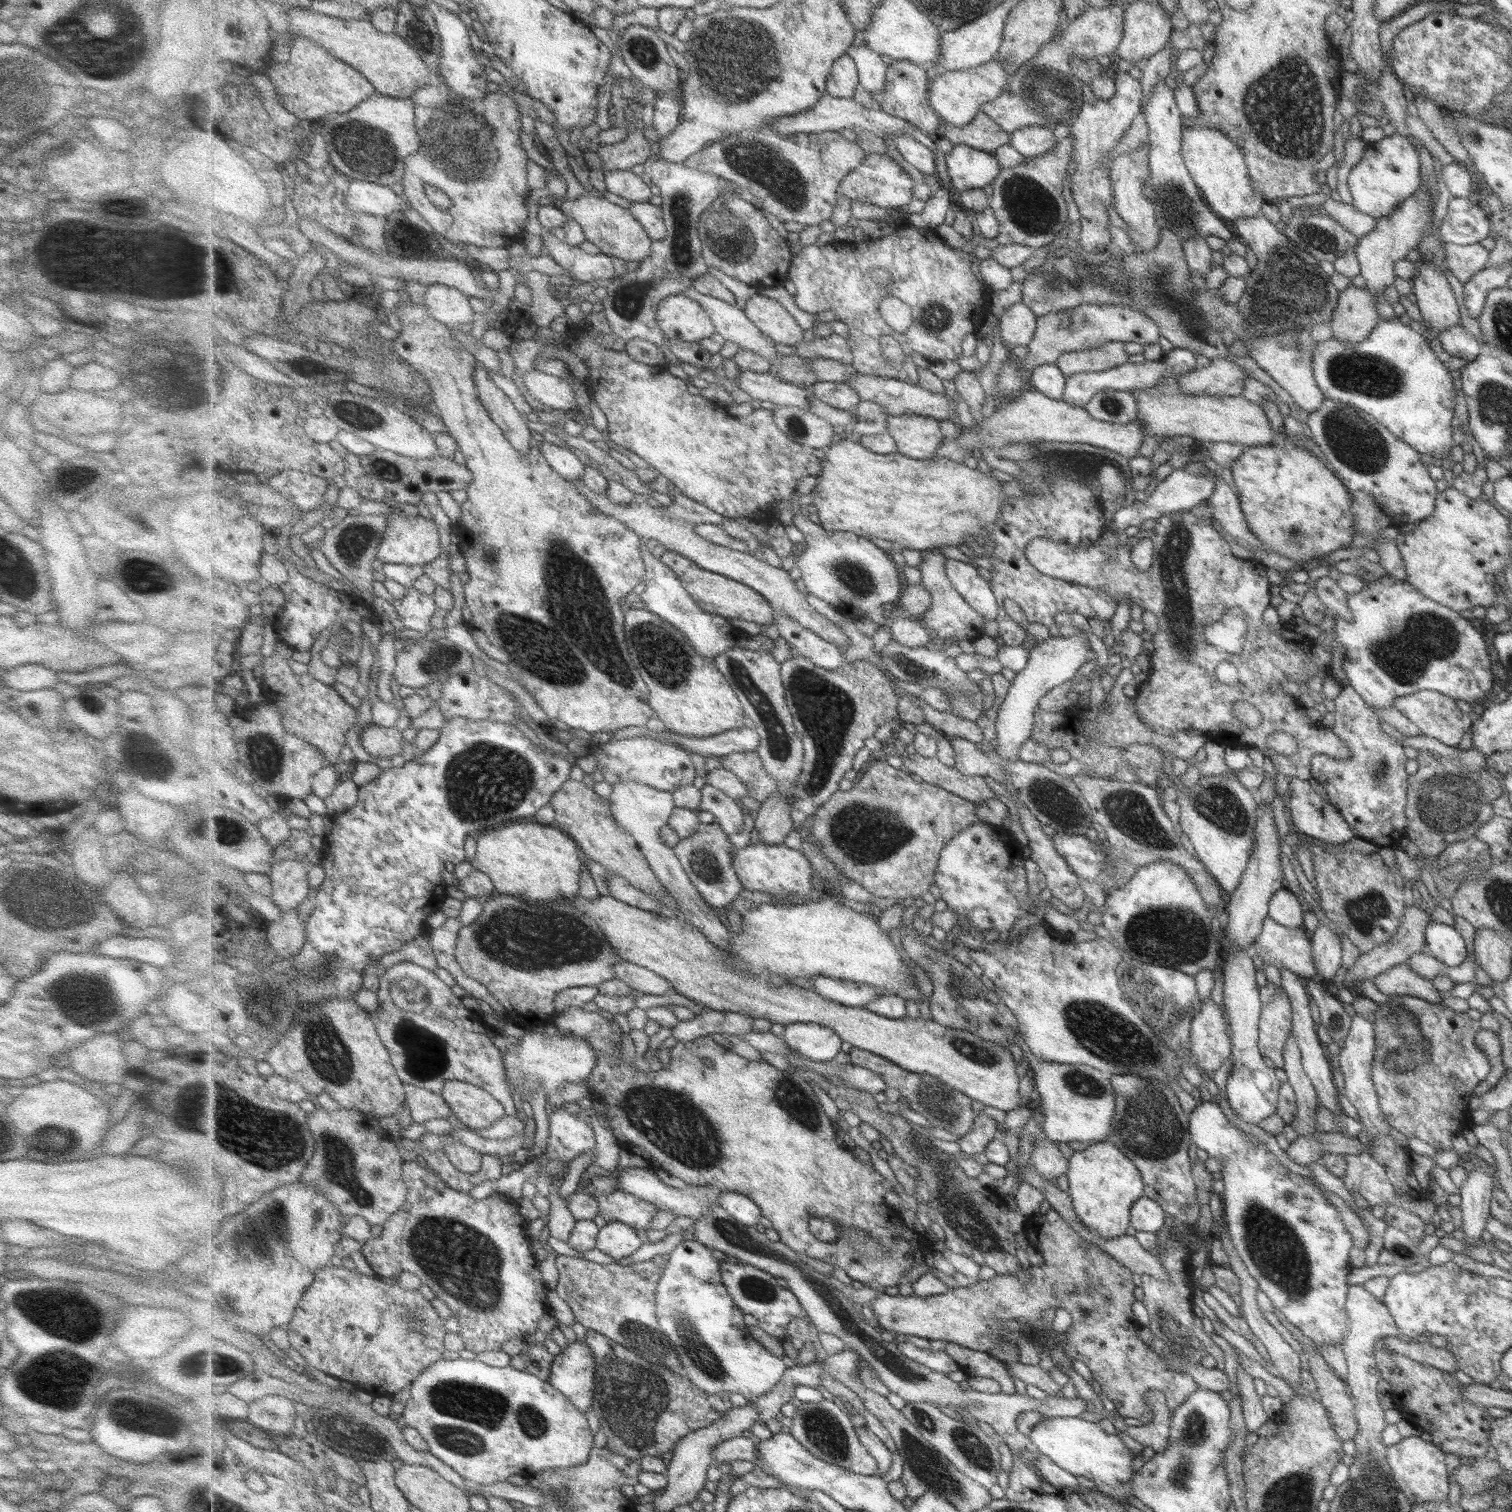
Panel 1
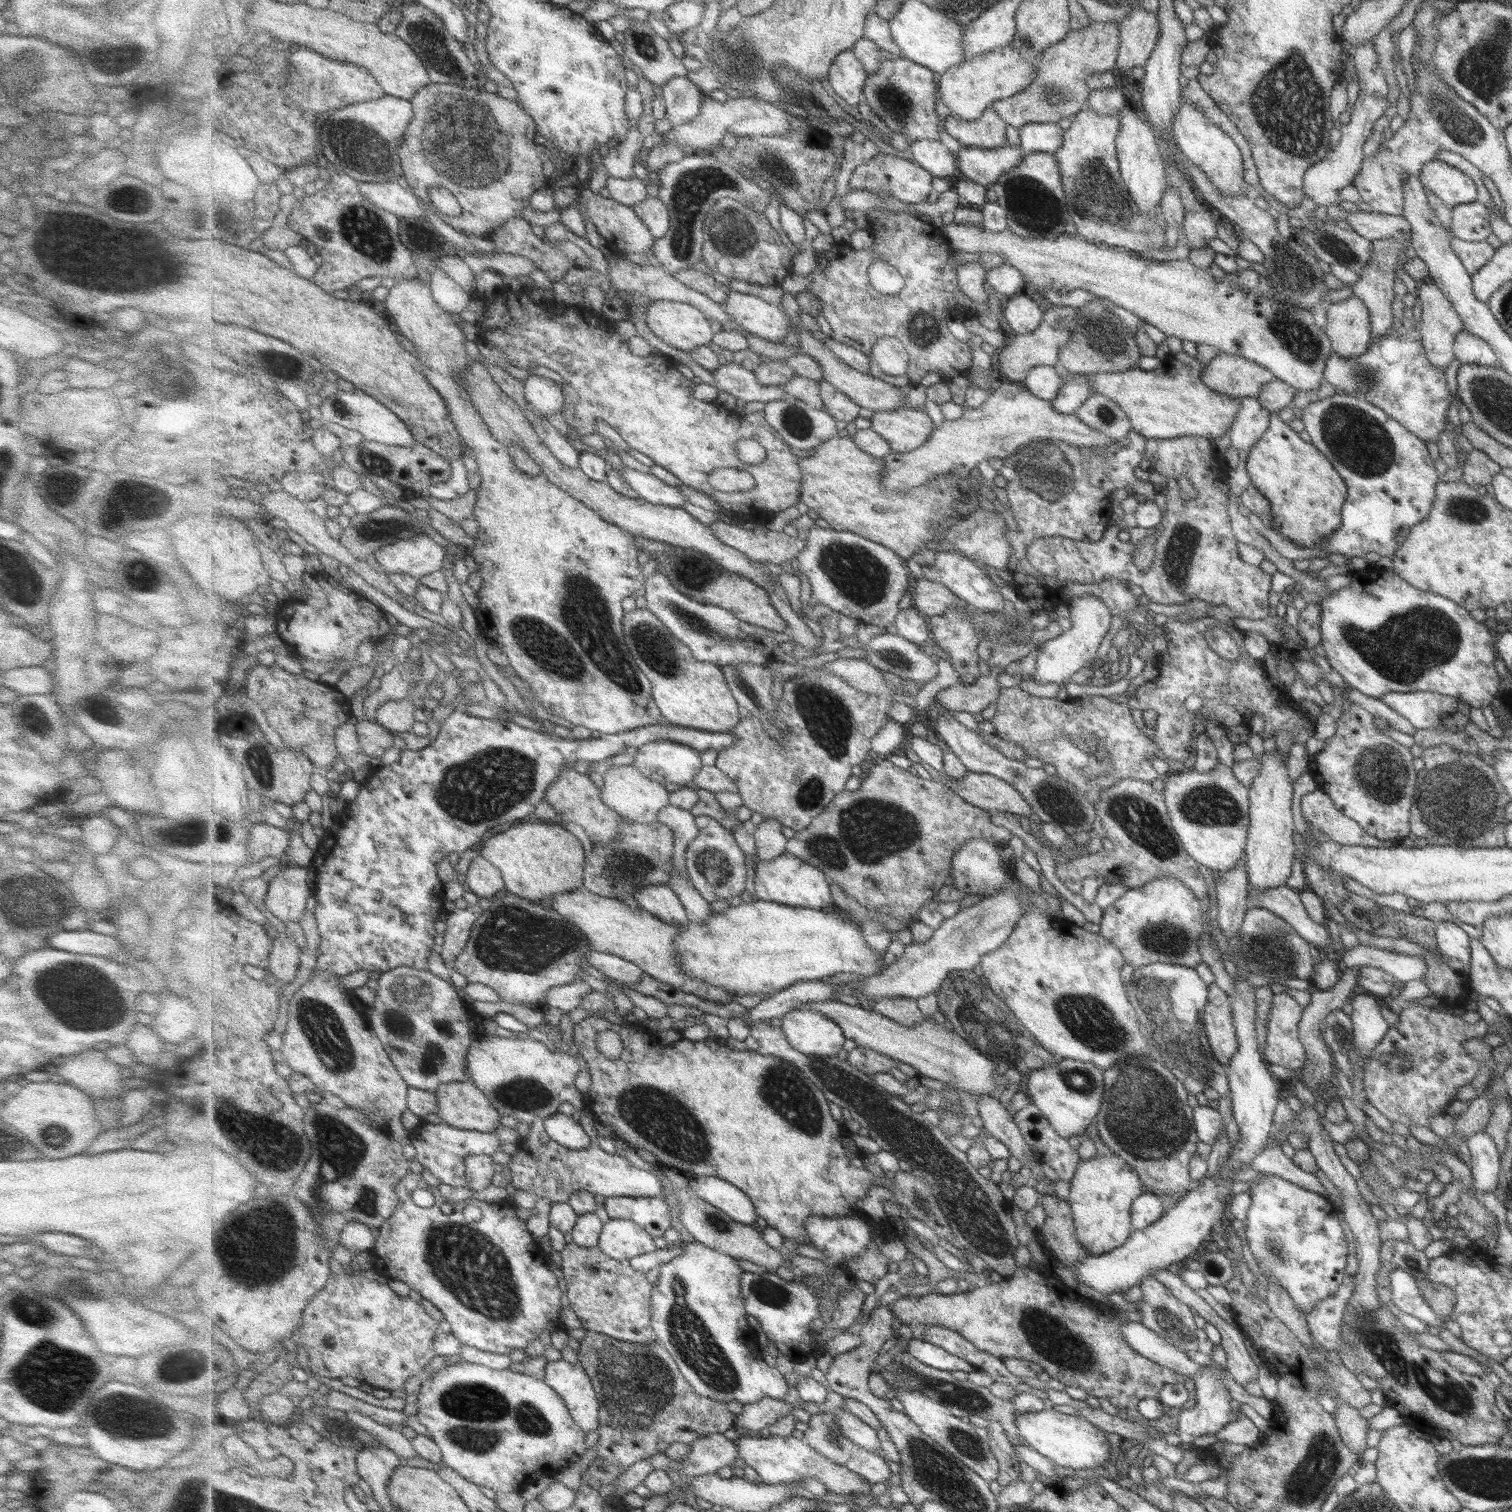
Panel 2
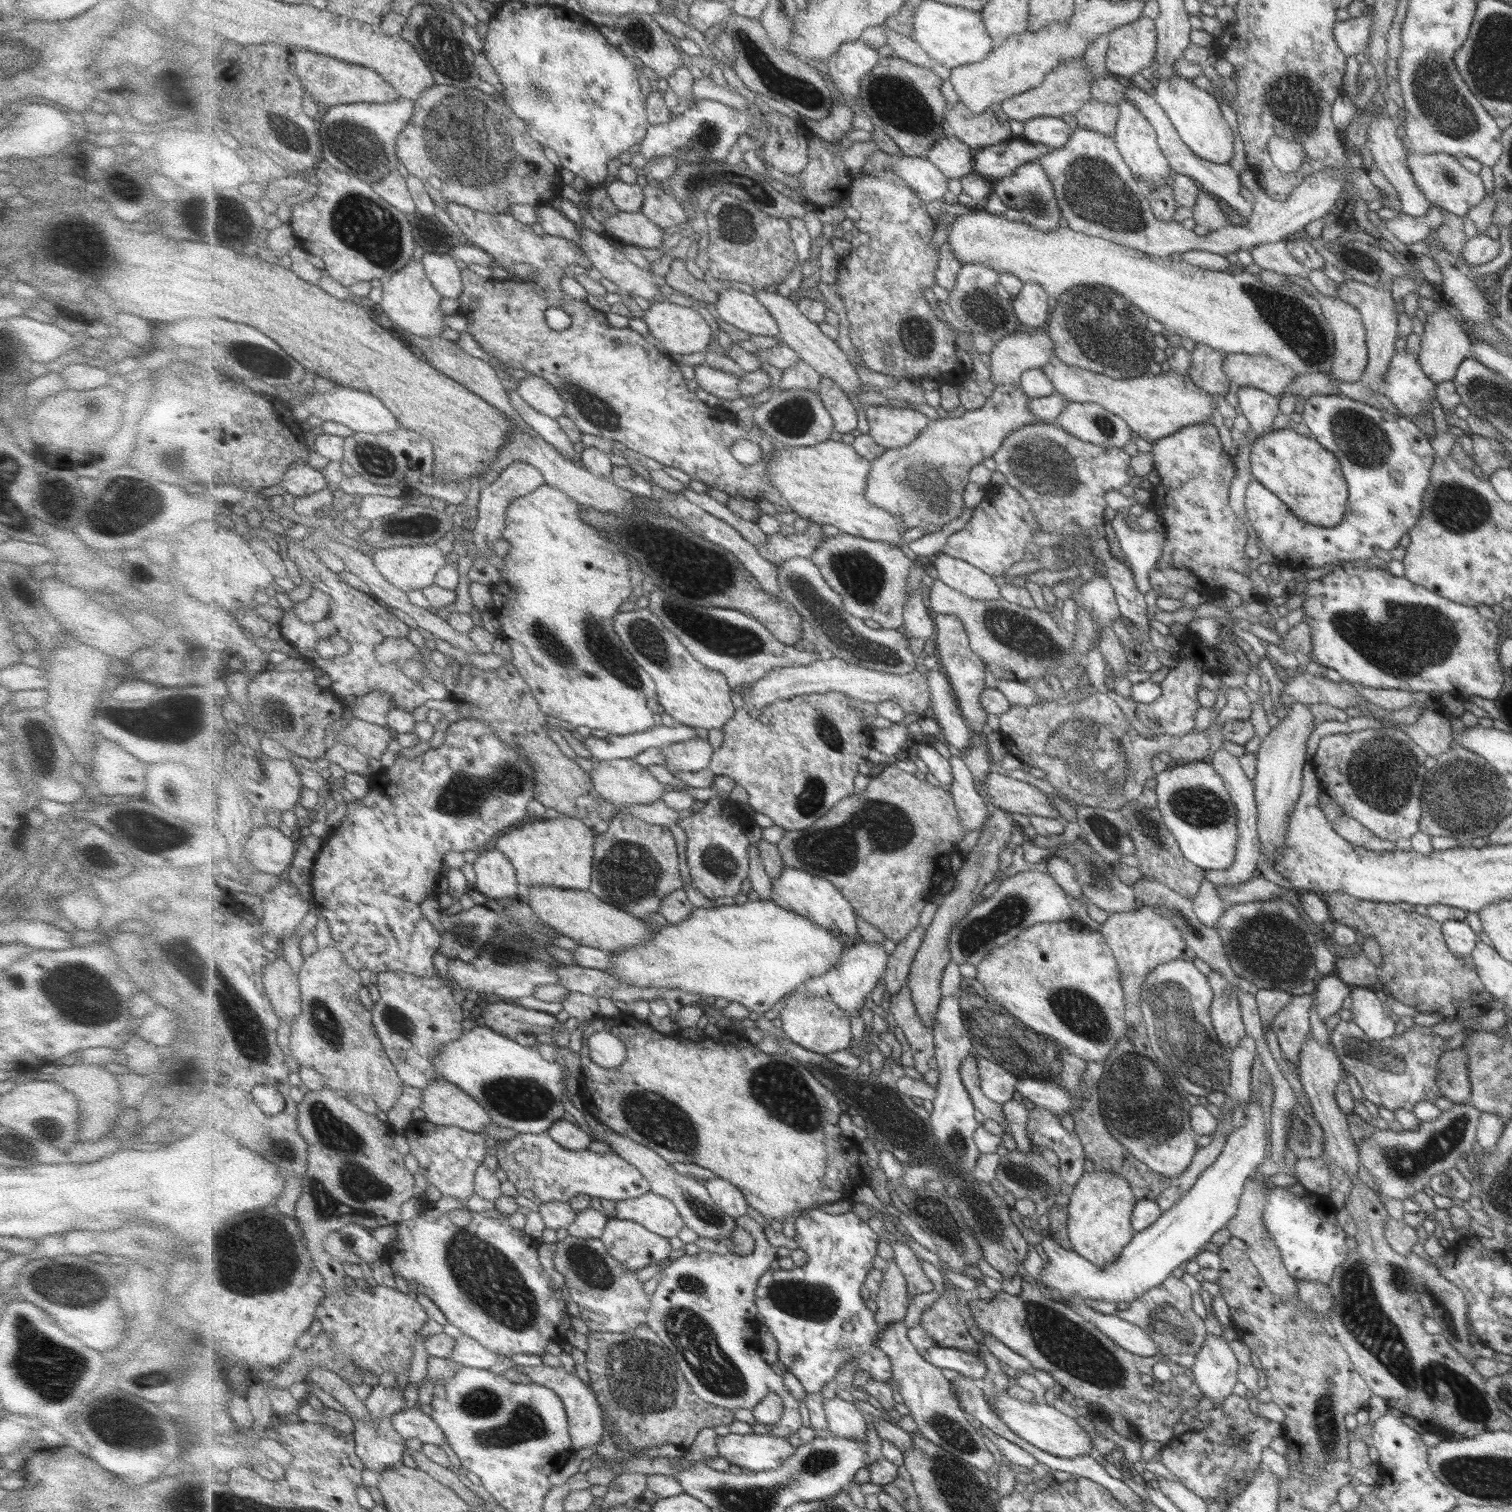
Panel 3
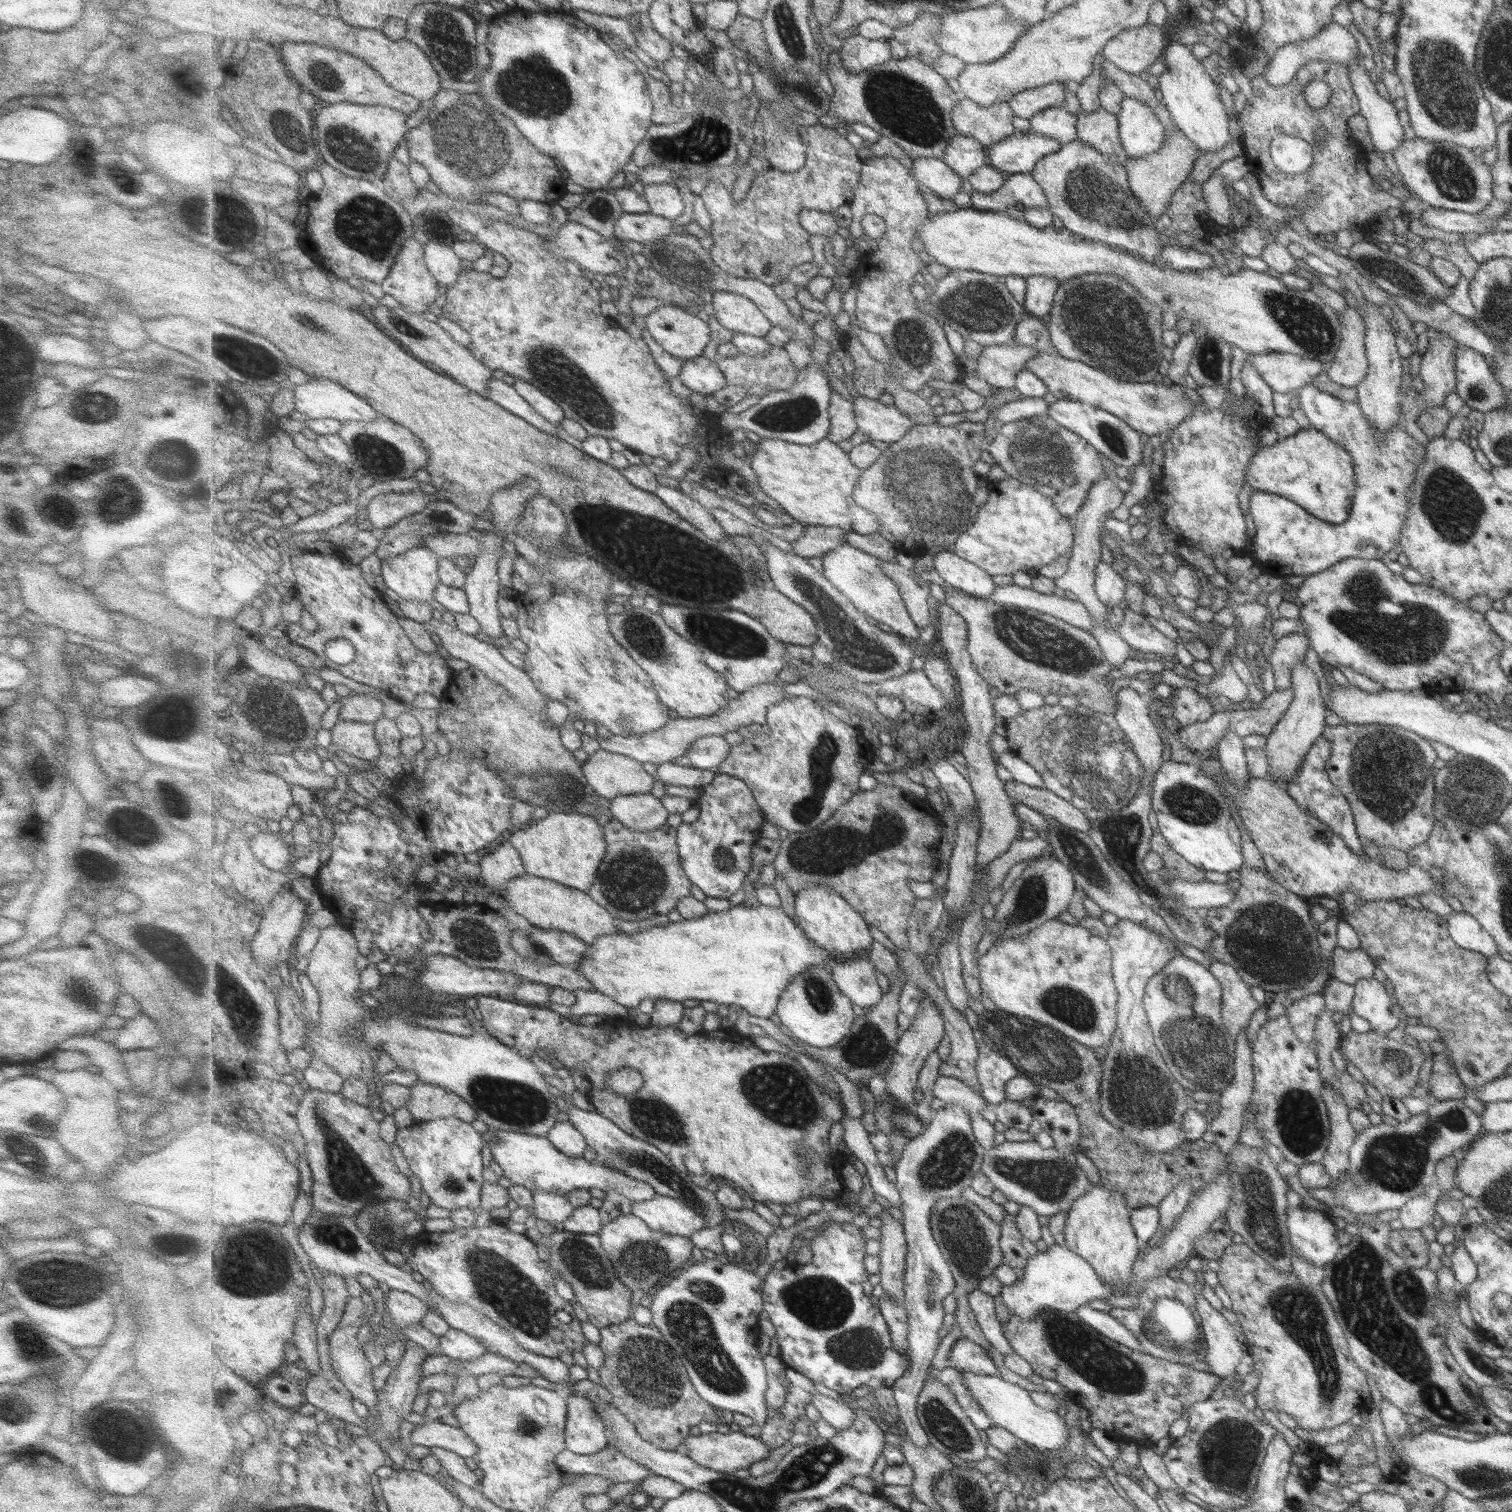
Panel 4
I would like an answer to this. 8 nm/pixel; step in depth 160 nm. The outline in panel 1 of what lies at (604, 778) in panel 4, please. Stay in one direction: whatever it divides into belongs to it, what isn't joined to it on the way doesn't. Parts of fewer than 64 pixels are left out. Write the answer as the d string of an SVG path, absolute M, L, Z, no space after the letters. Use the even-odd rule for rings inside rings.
M619 781L618 784L613 785L609 799L614 818L629 835L635 837L644 857L649 861L651 870L654 870L654 875L659 878L659 883L667 888L667 893L677 899L679 917L698 926L699 930L715 943L715 946L727 950L730 945L730 930L721 922L714 907L708 905L702 894L697 891L674 847L667 846L667 843L662 841L662 828L669 824L671 815L677 808L674 794L633 781Z

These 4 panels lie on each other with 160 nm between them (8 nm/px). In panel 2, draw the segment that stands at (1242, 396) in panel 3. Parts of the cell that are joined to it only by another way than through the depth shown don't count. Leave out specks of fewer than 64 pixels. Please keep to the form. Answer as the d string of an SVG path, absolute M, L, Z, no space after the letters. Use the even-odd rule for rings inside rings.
M1243 397L1240 401L1239 412L1228 428L1229 444L1238 452L1247 452L1267 428L1271 414L1257 404L1257 399Z

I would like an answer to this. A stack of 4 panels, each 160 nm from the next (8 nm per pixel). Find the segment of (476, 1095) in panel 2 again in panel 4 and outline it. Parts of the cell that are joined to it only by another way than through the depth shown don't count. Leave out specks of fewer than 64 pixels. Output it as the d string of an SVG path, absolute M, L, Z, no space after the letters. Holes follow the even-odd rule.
M421 1082L410 1088L411 1100L405 1108L413 1116L414 1121L457 1118L471 1123L478 1119L478 1112L471 1104L445 1087Z

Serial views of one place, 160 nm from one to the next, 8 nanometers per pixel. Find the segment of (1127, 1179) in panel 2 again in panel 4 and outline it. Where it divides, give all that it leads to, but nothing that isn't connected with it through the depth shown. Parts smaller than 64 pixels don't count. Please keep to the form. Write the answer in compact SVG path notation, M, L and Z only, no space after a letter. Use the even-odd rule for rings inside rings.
M1093 1185L1083 1196L1074 1201L1071 1211L1067 1216L1065 1226L1066 1246L1075 1251L1075 1254L1082 1255L1091 1263L1103 1282L1109 1283L1114 1290L1120 1290L1129 1284L1131 1269L1138 1256L1141 1242L1134 1235L1134 1230L1130 1226L1130 1209L1126 1206L1125 1199L1121 1191L1110 1190L1109 1187Z

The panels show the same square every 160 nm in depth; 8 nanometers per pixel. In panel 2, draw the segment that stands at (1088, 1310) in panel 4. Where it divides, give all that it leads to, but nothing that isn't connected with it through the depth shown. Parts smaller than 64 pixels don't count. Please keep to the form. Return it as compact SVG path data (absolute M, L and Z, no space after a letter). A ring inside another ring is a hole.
M1127 1321L1121 1328L1121 1333L1127 1343L1137 1354L1143 1355L1150 1362L1166 1367L1177 1374L1192 1378L1201 1374L1201 1366L1194 1364L1185 1355L1180 1345L1169 1344L1158 1334L1147 1330L1140 1322Z

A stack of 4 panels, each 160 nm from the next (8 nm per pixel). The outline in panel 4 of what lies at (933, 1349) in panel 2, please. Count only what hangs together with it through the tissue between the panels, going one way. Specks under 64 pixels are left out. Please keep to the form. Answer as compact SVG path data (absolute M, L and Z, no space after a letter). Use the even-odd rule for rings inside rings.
M959 1338L952 1346L947 1361L949 1367L955 1368L961 1373L968 1372L991 1376L999 1374L995 1362L987 1350L979 1343L969 1339Z

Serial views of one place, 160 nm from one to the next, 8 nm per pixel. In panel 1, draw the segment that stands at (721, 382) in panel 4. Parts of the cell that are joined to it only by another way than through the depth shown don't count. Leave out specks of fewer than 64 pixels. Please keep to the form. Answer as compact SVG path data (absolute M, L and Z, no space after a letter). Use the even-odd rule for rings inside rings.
M740 369L736 386L752 397L755 405L770 402L776 407L799 408L803 412L811 410L805 387L783 382L772 371L760 373Z

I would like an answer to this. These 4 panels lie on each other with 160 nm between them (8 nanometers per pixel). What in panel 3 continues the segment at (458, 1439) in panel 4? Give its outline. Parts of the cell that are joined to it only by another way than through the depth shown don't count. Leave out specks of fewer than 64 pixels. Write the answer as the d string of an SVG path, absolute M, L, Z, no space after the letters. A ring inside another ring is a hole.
M415 1407L395 1414L392 1421L403 1438L417 1438L422 1444L435 1446L443 1446L448 1442L446 1434L433 1417Z

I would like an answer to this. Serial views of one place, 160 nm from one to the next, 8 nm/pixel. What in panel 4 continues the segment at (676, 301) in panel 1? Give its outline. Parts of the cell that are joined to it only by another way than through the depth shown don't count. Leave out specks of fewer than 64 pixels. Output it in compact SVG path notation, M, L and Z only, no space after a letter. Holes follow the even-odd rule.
M662 304L644 317L646 329L652 338L669 354L682 362L701 357L710 343L710 326L705 319L698 317L694 310L686 310L673 304Z

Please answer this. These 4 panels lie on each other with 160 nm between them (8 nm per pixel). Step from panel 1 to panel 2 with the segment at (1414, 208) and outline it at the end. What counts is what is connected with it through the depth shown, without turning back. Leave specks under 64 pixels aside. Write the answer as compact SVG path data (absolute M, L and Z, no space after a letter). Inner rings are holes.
M1384 238L1383 240L1371 241L1371 261L1363 267L1363 271L1358 275L1357 282L1351 285L1351 294L1358 298L1367 309L1370 324L1370 343L1375 342L1376 338L1381 338L1390 330L1392 310L1391 305L1395 295L1392 291L1393 279L1396 278L1395 268L1399 257L1399 252L1406 252L1408 247L1407 240L1395 240L1394 238Z

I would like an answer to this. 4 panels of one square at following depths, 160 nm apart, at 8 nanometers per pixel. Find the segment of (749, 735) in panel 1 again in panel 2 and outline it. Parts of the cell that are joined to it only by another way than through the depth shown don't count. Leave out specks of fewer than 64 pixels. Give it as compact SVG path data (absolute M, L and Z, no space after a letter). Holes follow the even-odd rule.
M453 710L449 717L443 721L440 728L440 735L432 742L427 749L413 751L400 750L400 758L398 761L390 765L381 766L371 778L366 778L363 781L363 793L359 793L358 797L346 806L343 812L337 812L327 816L327 824L320 835L319 847L313 853L313 858L310 865L313 866L318 881L315 883L313 897L315 905L311 908L316 922L318 932L321 936L321 943L317 952L317 969L323 969L328 973L339 976L347 976L359 970L384 972L389 969L399 968L400 966L415 967L417 970L430 970L430 956L436 950L435 946L435 920L444 912L446 885L438 875L439 863L449 854L453 852L465 852L491 837L509 830L511 827L523 822L524 819L530 817L536 806L543 802L546 798L547 789L558 780L562 774L562 770L572 768L575 762L603 762L609 760L611 756L617 756L621 753L631 752L649 745L651 742L670 741L671 743L681 743L684 746L693 747L701 753L706 750L714 750L717 753L721 750L727 750L729 746L733 746L737 739L733 733L711 733L702 730L682 727L668 723L667 725L649 725L643 728L638 728L632 731L623 732L615 735L601 735L599 738L590 738L587 740L575 740L568 736L550 735L539 731L531 730L515 724L515 722L507 721L502 718L485 719L467 714L464 710Z

